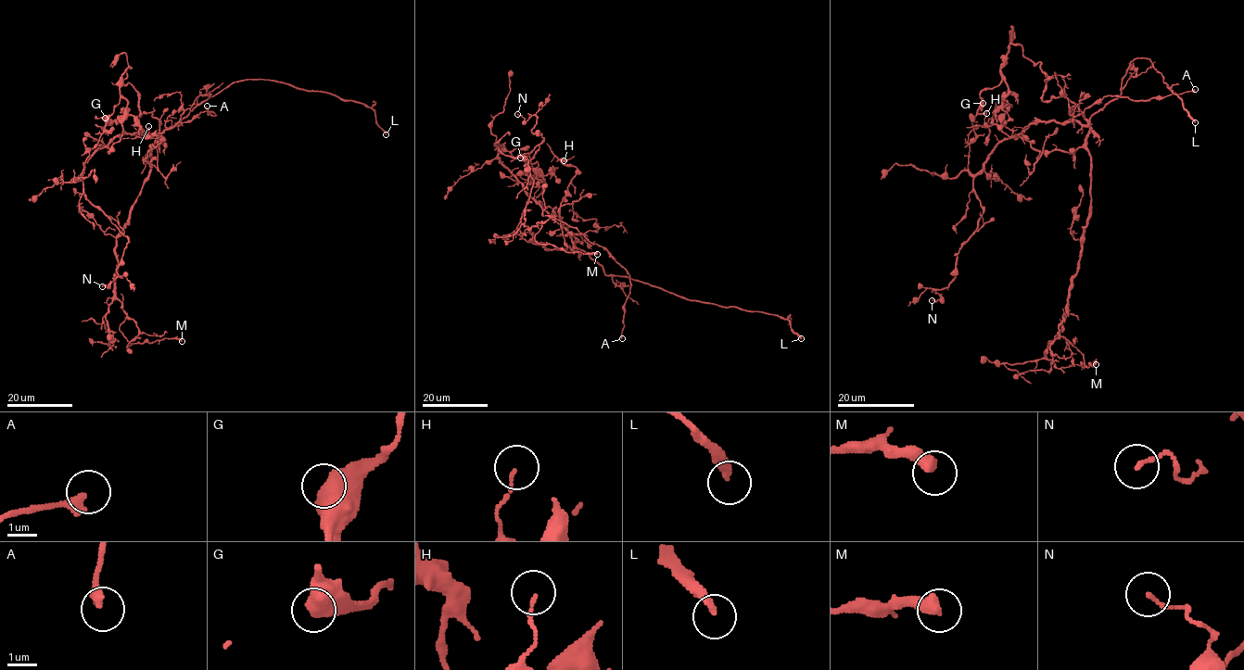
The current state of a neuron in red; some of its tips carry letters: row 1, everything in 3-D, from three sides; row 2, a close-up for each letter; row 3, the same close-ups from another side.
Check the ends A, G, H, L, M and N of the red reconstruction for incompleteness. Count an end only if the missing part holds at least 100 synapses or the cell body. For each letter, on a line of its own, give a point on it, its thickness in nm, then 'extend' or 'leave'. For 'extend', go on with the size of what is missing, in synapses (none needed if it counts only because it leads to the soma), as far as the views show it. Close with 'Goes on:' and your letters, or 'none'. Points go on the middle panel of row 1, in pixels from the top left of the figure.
A: at (622, 338); 340 nm thick; leave
G: at (520, 158); 750 nm thick; leave
H: at (564, 160); 100 nm thick; leave
L: at (801, 338); 280 nm thick; extend
M: at (597, 254); 440 nm thick; leave
N: at (517, 114); 130 nm thick; leave
Goes on: L

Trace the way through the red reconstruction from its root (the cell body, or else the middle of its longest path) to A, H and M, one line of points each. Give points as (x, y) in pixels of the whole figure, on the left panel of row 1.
A: (156, 136), (156, 132), (189, 122), (201, 112), (213, 111), (214, 116), (209, 113), (207, 106)
H: (156, 136), (146, 160), (144, 158), (152, 144), (156, 146), (161, 140), (161, 136), (147, 137), (148, 126)
M: (156, 136), (148, 178), (117, 238), (115, 297), (127, 316), (120, 331), (133, 344), (164, 338), (182, 341)

